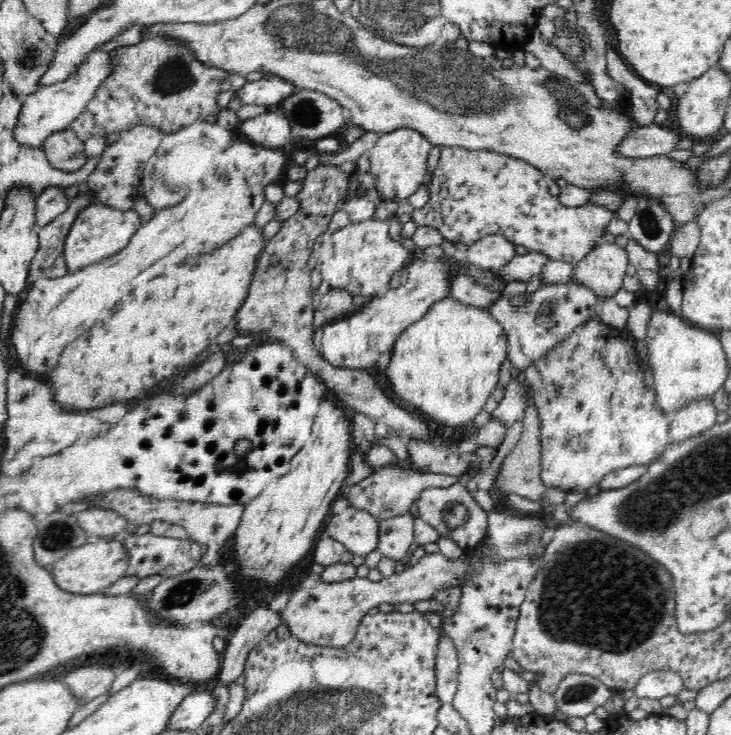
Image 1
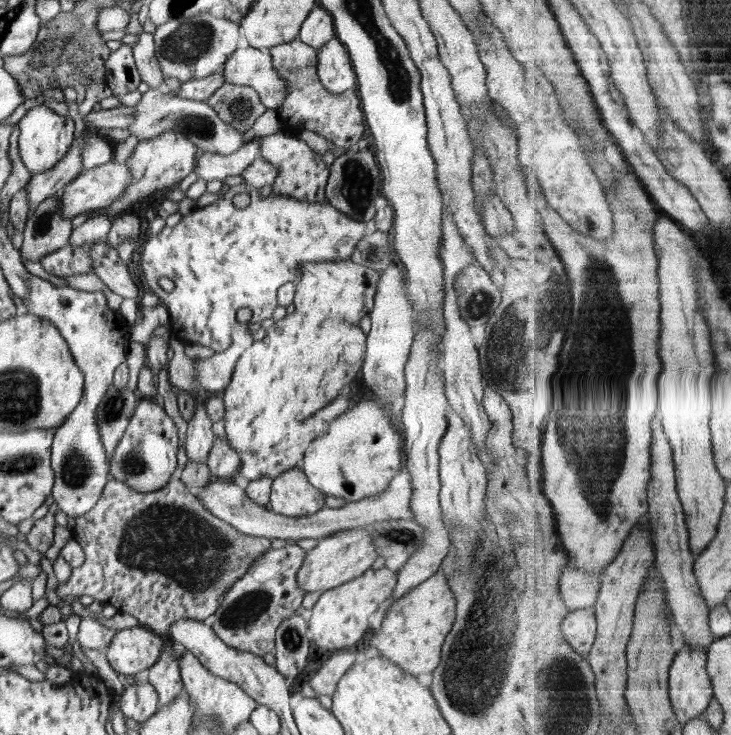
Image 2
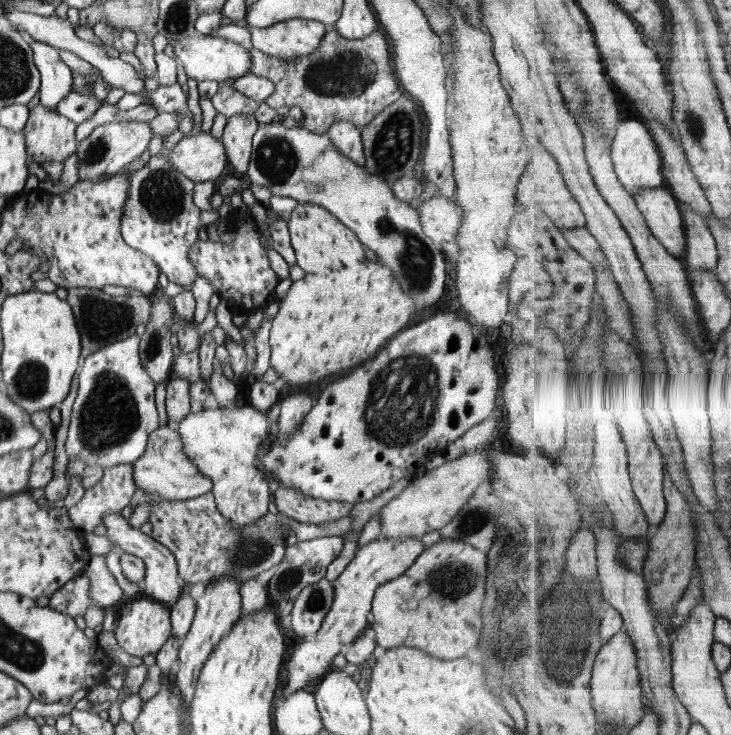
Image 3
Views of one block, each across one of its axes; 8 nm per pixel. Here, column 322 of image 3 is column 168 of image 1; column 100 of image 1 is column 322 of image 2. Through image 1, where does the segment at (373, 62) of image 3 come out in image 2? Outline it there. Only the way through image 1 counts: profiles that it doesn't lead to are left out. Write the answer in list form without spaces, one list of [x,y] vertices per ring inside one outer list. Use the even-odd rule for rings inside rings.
[[[301,40],[282,43],[268,49],[272,57],[274,70],[285,80],[287,93],[279,106],[281,131],[300,134],[309,130],[326,140],[333,142],[341,151],[358,143],[367,134],[365,118],[361,109],[361,100],[356,87],[340,94],[332,94],[319,80],[317,73],[317,50]]]

